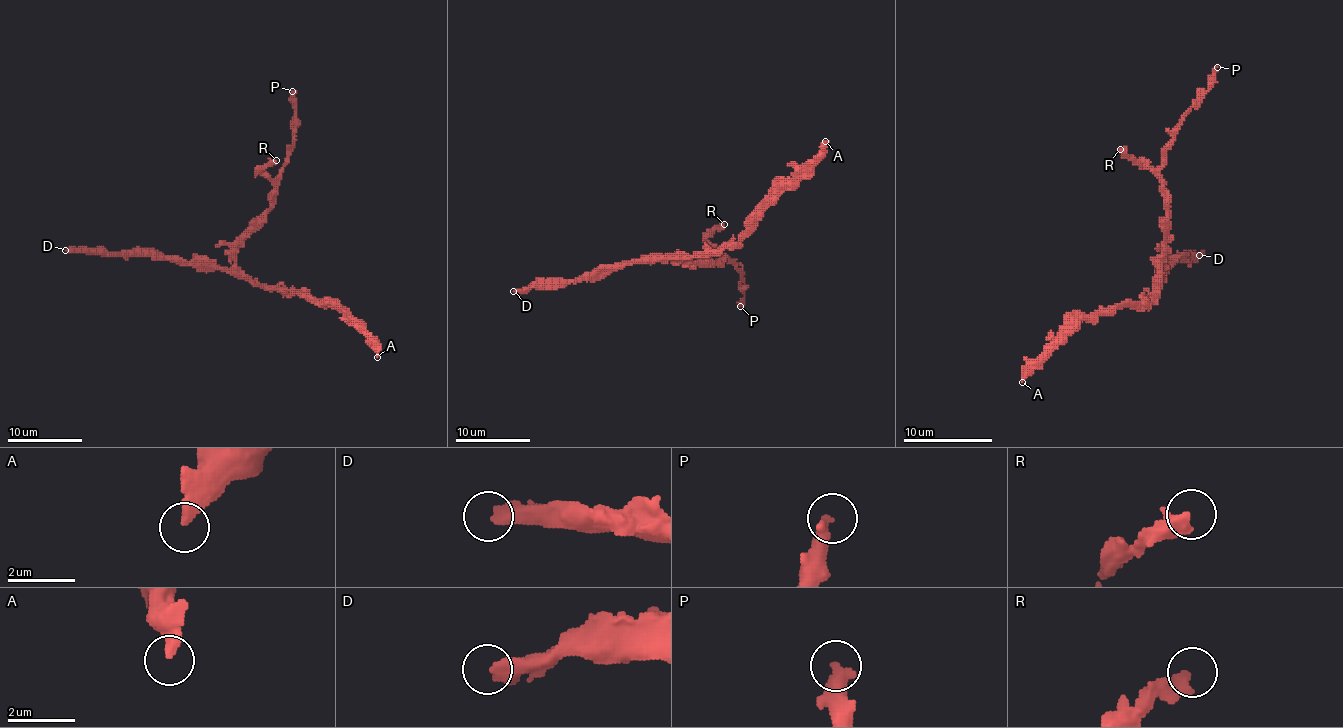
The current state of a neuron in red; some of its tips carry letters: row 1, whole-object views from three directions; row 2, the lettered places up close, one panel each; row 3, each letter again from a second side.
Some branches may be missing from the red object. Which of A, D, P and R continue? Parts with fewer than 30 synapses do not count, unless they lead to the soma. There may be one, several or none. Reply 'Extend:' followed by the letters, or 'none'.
Extend: D

